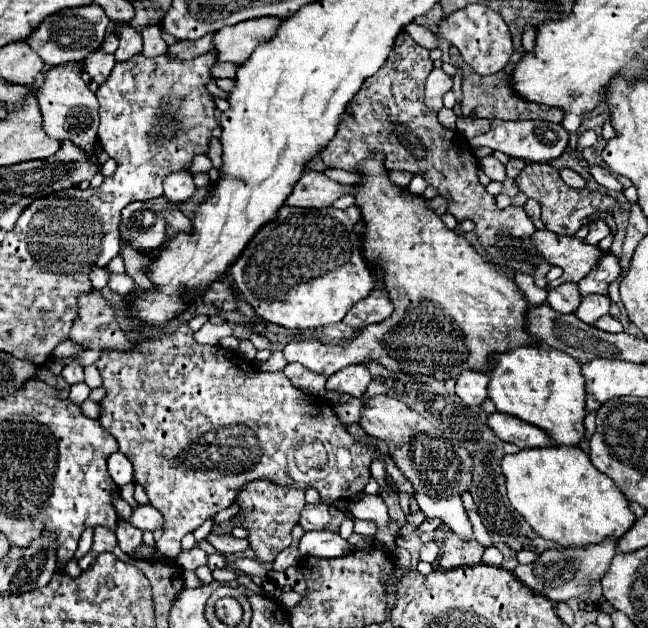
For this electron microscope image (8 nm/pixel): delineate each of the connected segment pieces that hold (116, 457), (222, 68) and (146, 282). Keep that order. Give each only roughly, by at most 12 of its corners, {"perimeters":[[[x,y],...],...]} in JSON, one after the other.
{"perimeters":[[[121,452],[107,460],[117,486],[133,482],[133,466]],[[219,62],[213,66],[213,78],[235,78],[237,64]],[[123,244],[125,274],[137,290],[155,288],[147,278],[147,268],[161,252],[139,252]]]}

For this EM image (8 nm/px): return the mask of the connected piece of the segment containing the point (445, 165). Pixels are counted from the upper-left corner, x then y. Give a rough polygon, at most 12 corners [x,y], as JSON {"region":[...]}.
{"region":[[401,32],[347,104],[325,166],[373,152],[475,222],[501,274],[547,288],[521,206],[497,208],[469,142],[423,104],[433,62]]}

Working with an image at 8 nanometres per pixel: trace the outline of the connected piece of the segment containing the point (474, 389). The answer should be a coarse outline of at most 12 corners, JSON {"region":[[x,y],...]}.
{"region":[[463,370],[455,392],[465,404],[487,398],[487,374]]}

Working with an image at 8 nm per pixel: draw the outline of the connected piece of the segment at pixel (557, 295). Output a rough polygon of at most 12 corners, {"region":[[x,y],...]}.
{"region":[[577,284],[549,290],[547,304],[561,314],[579,308]]}

